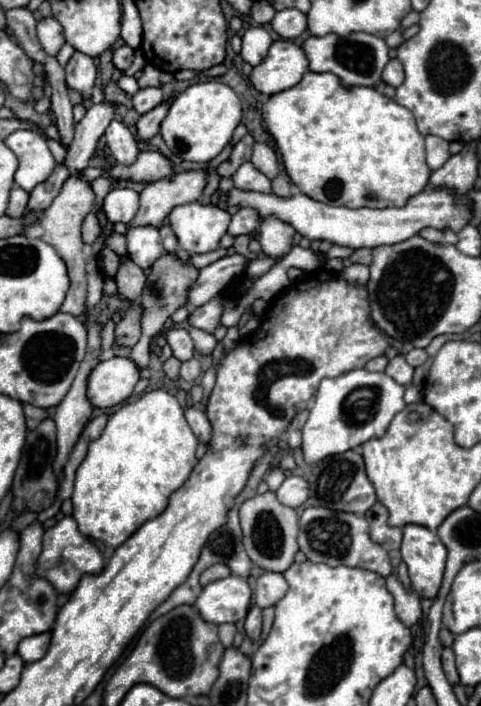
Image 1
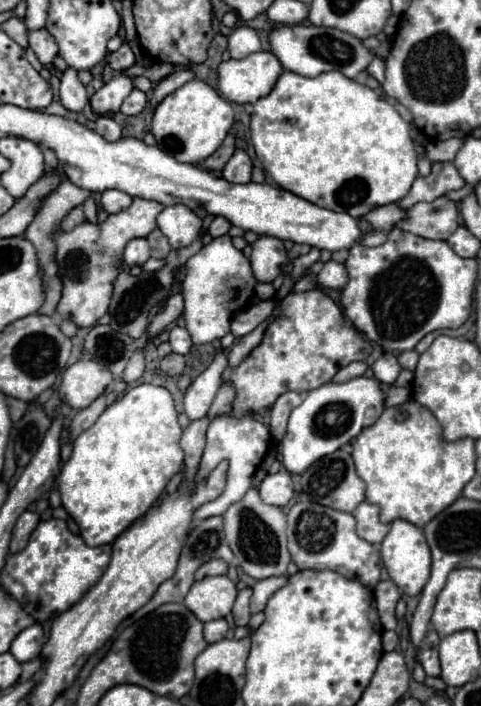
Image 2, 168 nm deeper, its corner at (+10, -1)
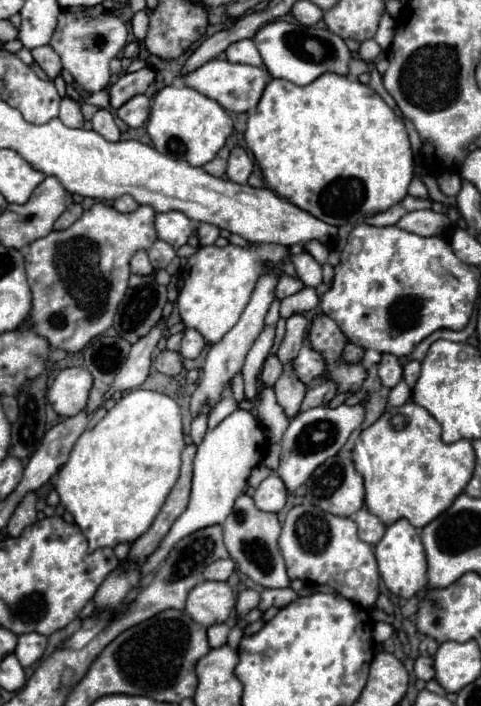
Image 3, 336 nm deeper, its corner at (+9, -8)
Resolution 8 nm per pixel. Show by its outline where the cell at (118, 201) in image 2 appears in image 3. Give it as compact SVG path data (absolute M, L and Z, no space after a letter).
M121 196L121 198L113 200L113 208L115 208L117 212L133 212L133 210L139 208L139 204L137 204L131 196Z

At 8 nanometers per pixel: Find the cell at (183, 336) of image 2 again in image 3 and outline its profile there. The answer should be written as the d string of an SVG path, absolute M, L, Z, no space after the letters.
M185 330L179 354L183 358L197 358L199 352L203 350L203 346L205 346L205 340L203 340L203 336L197 330Z

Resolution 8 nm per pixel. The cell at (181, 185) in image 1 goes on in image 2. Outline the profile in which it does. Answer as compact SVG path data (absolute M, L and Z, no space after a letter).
M136 197L128 209L116 215L108 215L104 221L84 221L72 231L54 233L56 263L62 281L62 297L56 305L56 313L60 315L60 319L68 319L76 327L94 327L96 321L106 315L114 291L114 281L122 267L124 245L128 245L130 239L148 237L148 233L156 229L156 215L162 209L164 207L158 201Z

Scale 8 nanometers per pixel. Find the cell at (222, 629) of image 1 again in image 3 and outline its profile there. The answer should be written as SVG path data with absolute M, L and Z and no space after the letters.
M213 624L213 626L209 626L209 628L207 628L209 646L211 646L211 648L219 648L219 646L227 644L227 634L229 634L227 624Z

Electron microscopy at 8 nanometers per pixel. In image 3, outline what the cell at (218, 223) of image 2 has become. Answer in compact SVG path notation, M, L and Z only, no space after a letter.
M199 224L199 244L207 246L207 244L215 244L215 240L219 238L219 228L213 224Z

